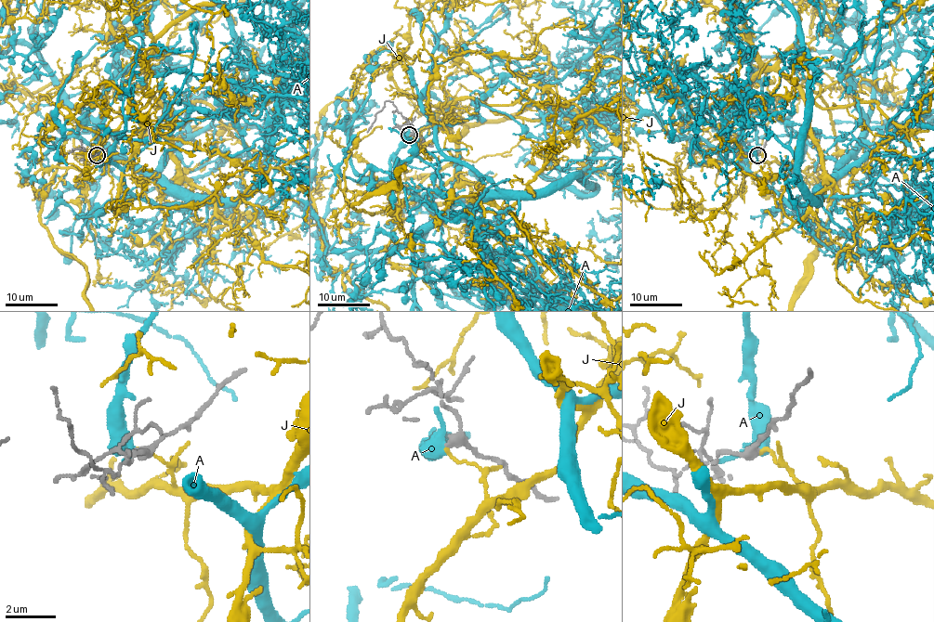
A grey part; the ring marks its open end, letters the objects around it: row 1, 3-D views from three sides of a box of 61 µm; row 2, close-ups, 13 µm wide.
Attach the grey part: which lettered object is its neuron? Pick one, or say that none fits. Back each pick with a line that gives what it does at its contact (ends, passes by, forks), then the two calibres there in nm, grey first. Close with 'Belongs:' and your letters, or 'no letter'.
Belongs: no letter

